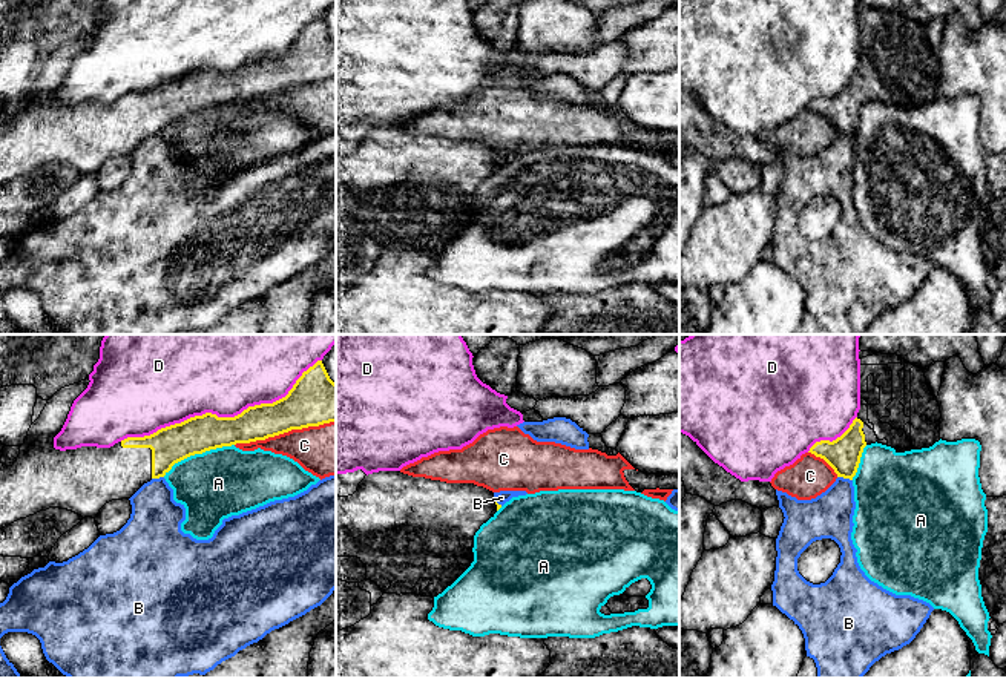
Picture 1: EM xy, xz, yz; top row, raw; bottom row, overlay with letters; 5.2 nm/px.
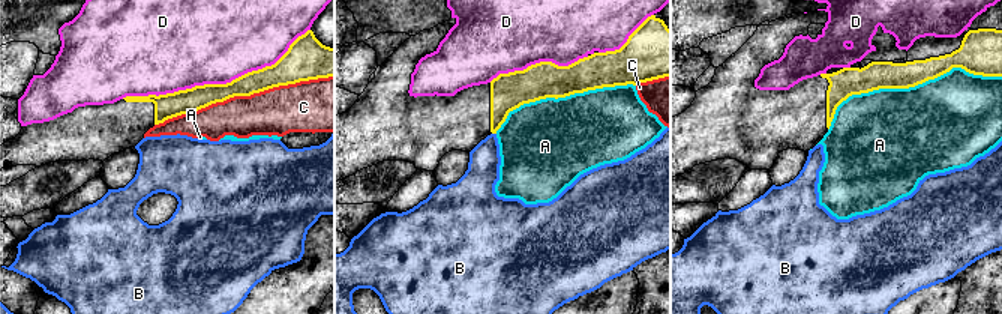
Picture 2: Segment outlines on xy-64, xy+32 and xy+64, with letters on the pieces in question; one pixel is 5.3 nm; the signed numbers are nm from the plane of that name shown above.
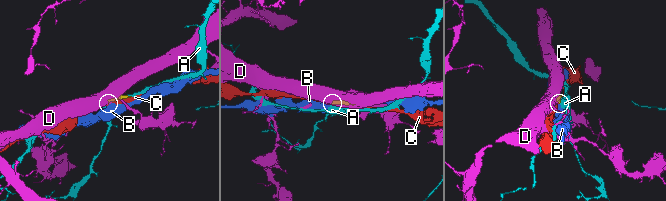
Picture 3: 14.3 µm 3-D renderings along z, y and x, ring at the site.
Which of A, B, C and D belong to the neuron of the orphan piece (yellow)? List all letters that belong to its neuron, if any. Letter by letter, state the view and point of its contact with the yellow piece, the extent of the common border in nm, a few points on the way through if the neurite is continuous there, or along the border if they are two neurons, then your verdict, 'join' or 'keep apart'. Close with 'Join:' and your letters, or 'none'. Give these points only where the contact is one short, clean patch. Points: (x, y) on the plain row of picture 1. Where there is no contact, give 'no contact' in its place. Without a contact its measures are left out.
A: xy (198, 109) | 420 nm | keep apart
B: yz (845, 134) | 80 nm | along yz (838, 132), (851, 137) | keep apart
C: xy (284, 88) | 550 nm | keep apart
D: xy (223, 74) | 1150 nm | keep apart
Join: none

